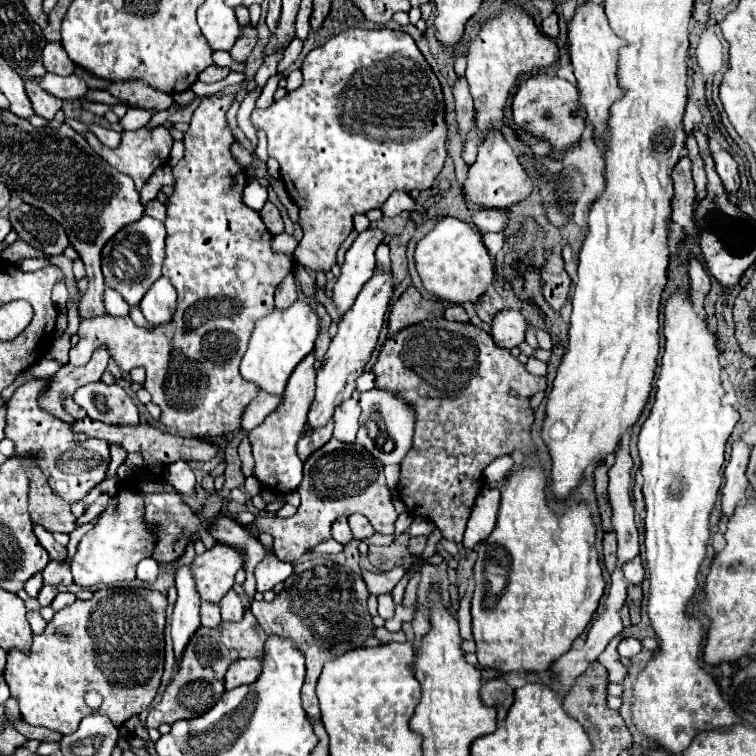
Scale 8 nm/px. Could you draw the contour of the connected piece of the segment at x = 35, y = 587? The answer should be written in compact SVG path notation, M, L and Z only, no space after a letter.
M41 573L29 578L27 582L25 582L25 592L31 596L31 598L35 598L37 594L39 594L39 590L41 590L43 586L43 580Z

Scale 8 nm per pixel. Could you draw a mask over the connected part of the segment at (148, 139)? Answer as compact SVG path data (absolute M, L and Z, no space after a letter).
M159 126L159 128L153 128L153 130L139 128L139 130L133 130L133 132L123 132L123 140L121 140L119 148L103 146L93 134L87 134L87 142L113 168L117 168L119 172L131 176L137 184L137 190L141 190L143 184L151 178L151 174L169 160L169 152L171 152L171 146L173 146L173 138L171 138L171 134L165 126Z

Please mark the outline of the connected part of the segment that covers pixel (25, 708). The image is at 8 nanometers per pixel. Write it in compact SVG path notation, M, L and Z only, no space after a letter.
M103 588L95 590L91 600L75 600L75 604L57 610L55 616L47 622L45 632L33 636L31 656L23 656L19 650L11 650L7 654L3 676L11 688L11 696L19 702L21 718L31 726L43 726L59 734L73 734L79 722L93 712L83 700L85 692L89 690L95 690L103 696L99 714L105 714L117 728L131 716L147 710L157 694L163 674L165 608L165 594L159 594L155 590Z

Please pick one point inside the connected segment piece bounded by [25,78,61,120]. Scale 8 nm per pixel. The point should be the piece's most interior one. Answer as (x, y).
(44, 105)

